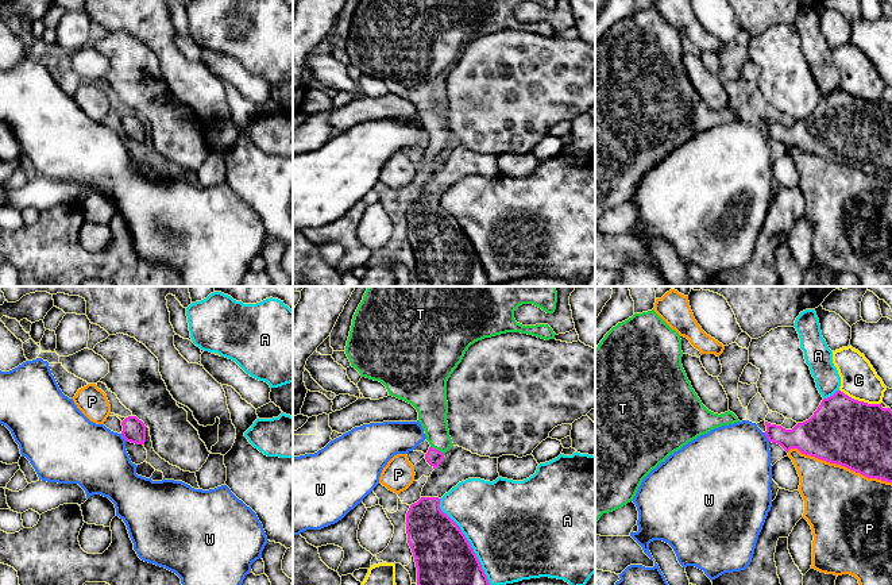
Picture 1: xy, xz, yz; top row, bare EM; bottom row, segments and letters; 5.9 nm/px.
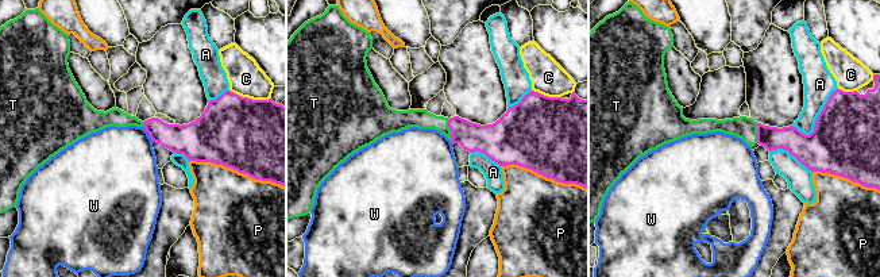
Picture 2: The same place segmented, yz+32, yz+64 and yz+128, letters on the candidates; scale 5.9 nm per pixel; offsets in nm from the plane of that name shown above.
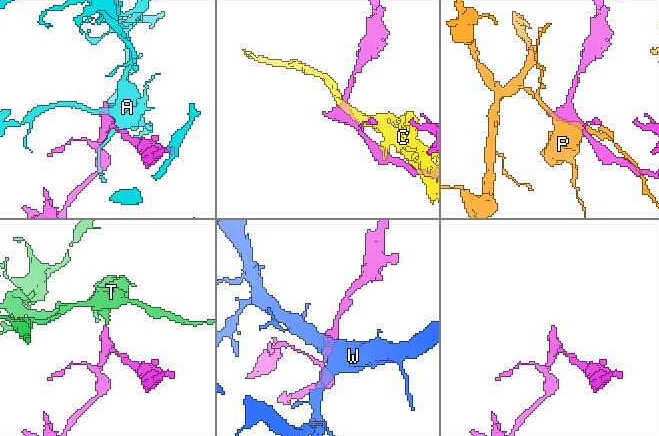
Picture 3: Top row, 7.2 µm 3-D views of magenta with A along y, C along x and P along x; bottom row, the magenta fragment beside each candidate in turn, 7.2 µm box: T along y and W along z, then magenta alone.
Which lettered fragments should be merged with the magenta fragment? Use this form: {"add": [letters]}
{"add": ["T"]}

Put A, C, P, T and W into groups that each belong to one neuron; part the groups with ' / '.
A / C / P / T / W

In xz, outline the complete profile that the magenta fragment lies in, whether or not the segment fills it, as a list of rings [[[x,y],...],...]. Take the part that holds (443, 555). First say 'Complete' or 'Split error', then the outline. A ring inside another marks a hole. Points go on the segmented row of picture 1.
Complete. [[[421,497],[406,513],[417,585],[490,585],[460,527],[440,509],[439,497]]]

